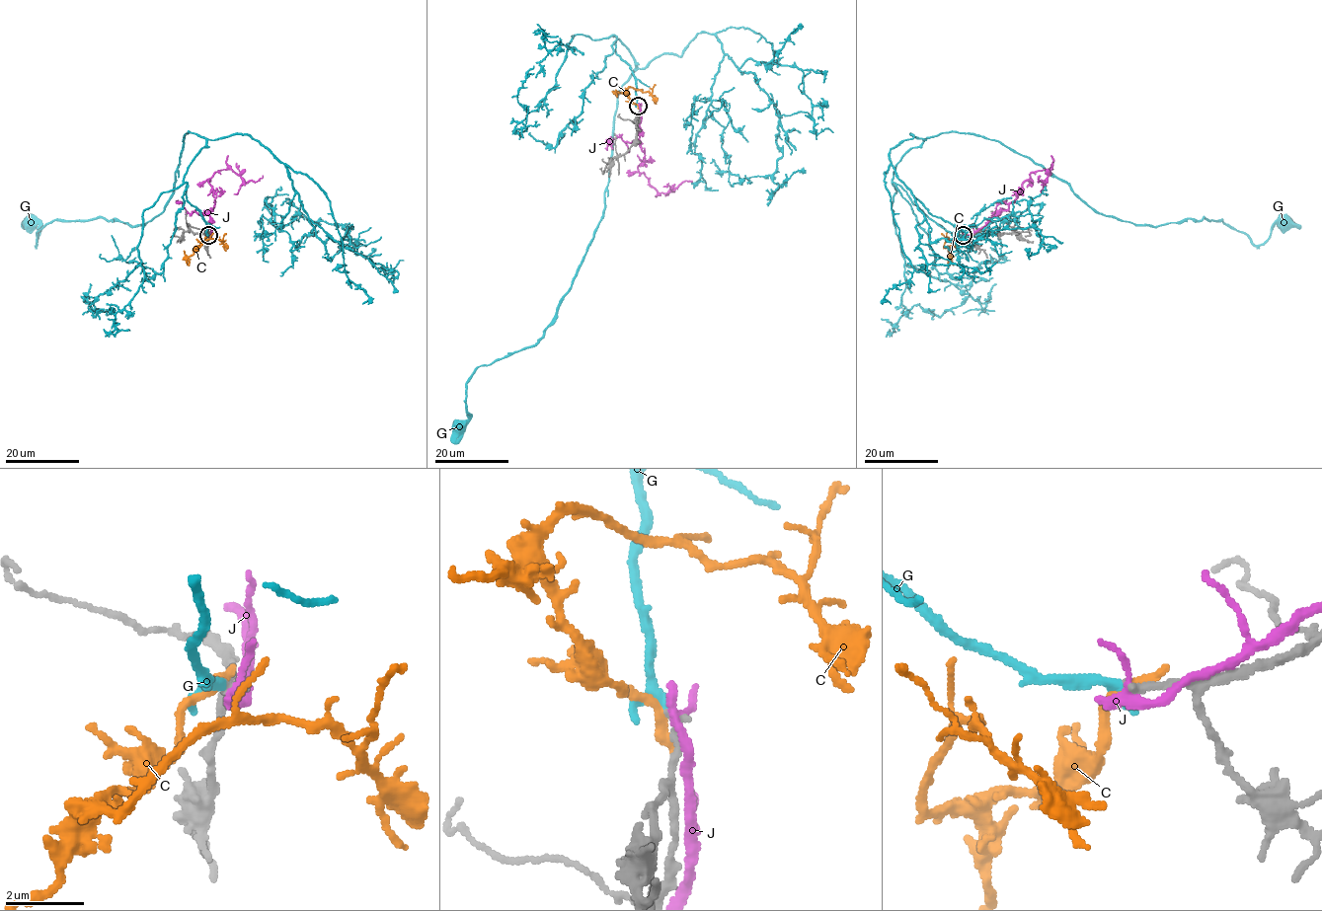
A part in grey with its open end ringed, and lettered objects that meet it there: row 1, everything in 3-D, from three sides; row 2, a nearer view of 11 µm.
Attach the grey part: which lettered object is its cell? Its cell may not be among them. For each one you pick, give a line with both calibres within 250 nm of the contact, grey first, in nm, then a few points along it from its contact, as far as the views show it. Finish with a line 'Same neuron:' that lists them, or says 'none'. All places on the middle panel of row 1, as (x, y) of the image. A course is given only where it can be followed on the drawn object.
G: 200/190 nm | via (639, 106), (612, 36), (636, 64), (619, 91), (603, 216), (544, 336), (479, 366), (466, 384), (461, 429)
Same neuron: G

